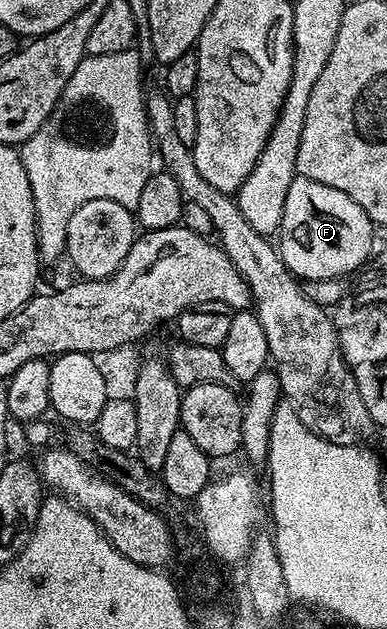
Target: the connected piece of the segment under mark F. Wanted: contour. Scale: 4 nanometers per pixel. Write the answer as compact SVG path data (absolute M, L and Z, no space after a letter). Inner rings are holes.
M300 176L294 178L287 200L283 204L283 220L279 231L279 253L289 273L305 282L331 280L338 276L346 276L357 270L369 258L369 229L371 223L367 212L359 208L351 200L351 196L338 194L335 188L319 185L315 180L307 180Z

